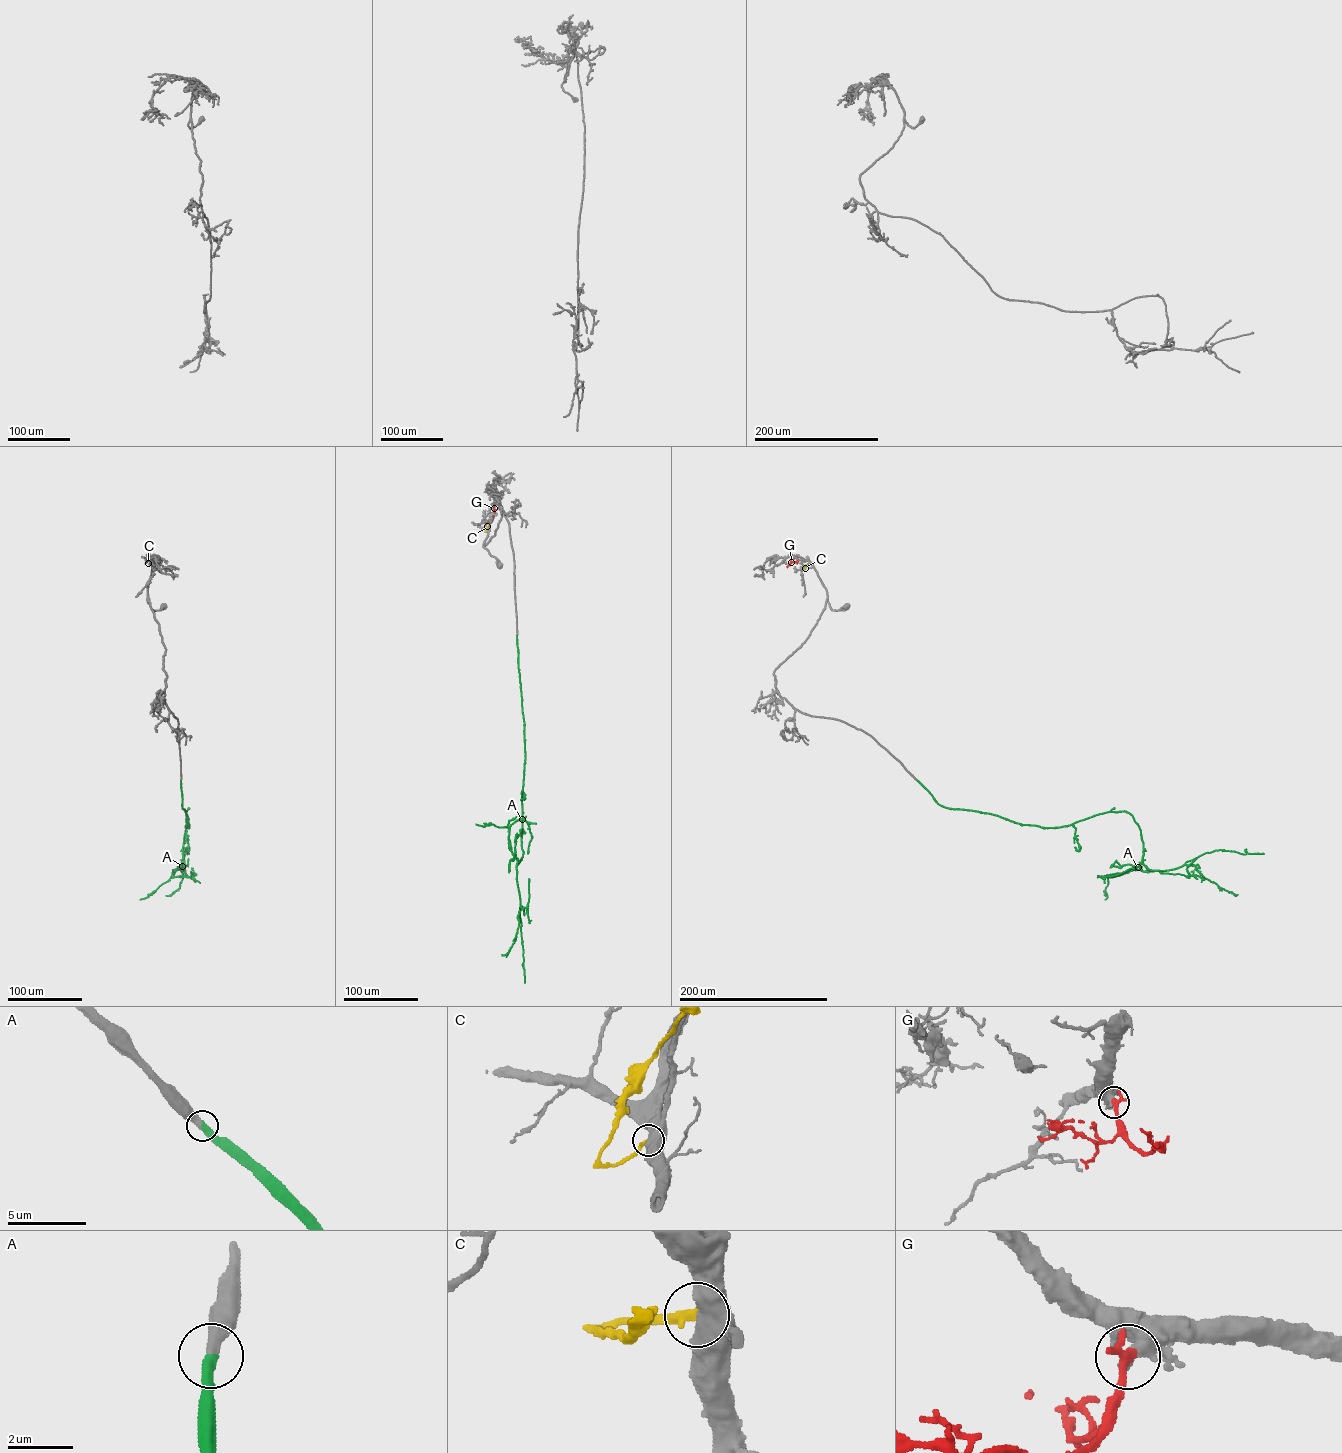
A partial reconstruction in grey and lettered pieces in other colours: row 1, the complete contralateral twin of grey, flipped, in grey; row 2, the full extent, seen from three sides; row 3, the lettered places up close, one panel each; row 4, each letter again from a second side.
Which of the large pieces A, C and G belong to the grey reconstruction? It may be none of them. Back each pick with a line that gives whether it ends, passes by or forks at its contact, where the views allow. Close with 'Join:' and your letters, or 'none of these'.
A: it ends there
G: it ends there
Join: A, G

